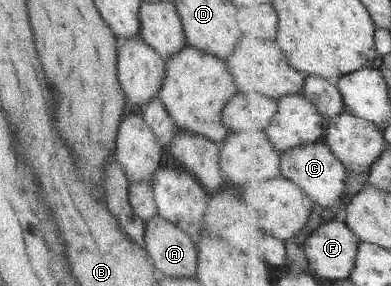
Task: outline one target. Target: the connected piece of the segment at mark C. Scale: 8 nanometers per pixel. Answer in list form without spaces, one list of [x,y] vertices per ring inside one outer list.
[[[324,141],[299,145],[281,153],[281,169],[283,177],[299,184],[315,204],[335,209],[335,217],[343,218],[347,205],[343,199],[345,199],[349,170]]]

